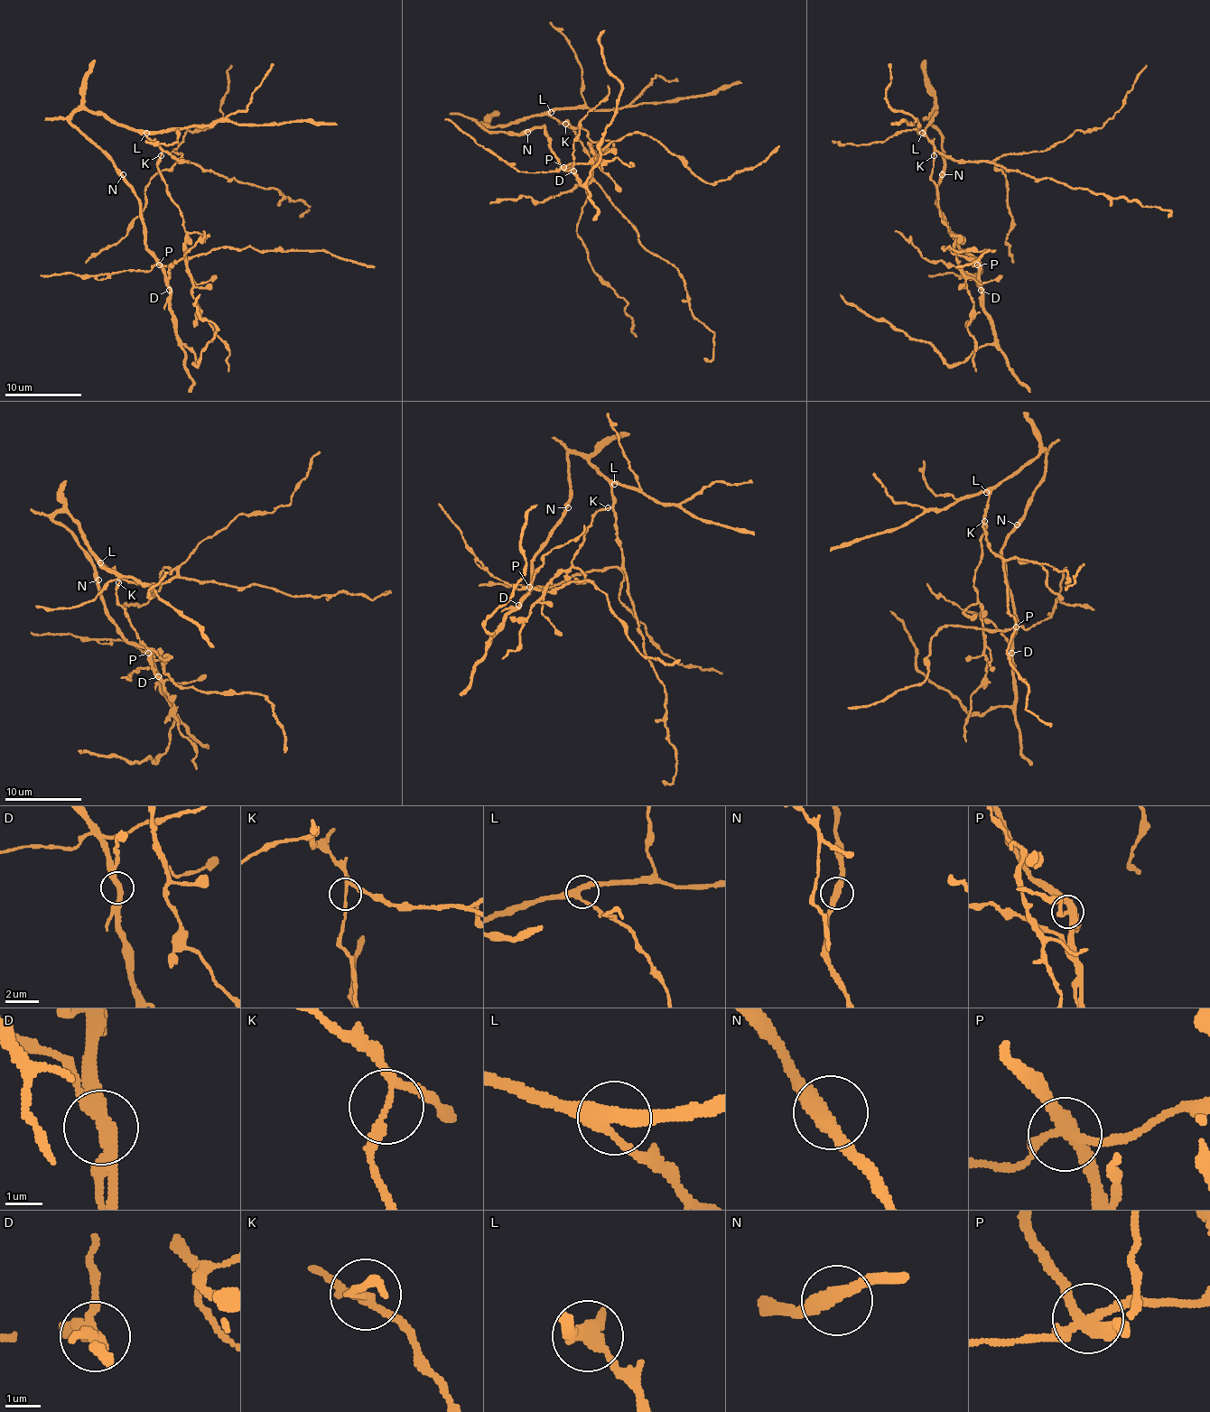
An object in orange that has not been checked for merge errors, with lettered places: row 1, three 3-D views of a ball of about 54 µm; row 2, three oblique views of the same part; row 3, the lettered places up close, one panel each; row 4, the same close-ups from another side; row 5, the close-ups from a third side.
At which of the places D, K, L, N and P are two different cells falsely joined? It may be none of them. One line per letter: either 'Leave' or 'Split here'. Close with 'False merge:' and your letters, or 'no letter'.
D: Split here
K: Split here
L: Leave
N: Leave
P: Split here
False merge: D, K, P

